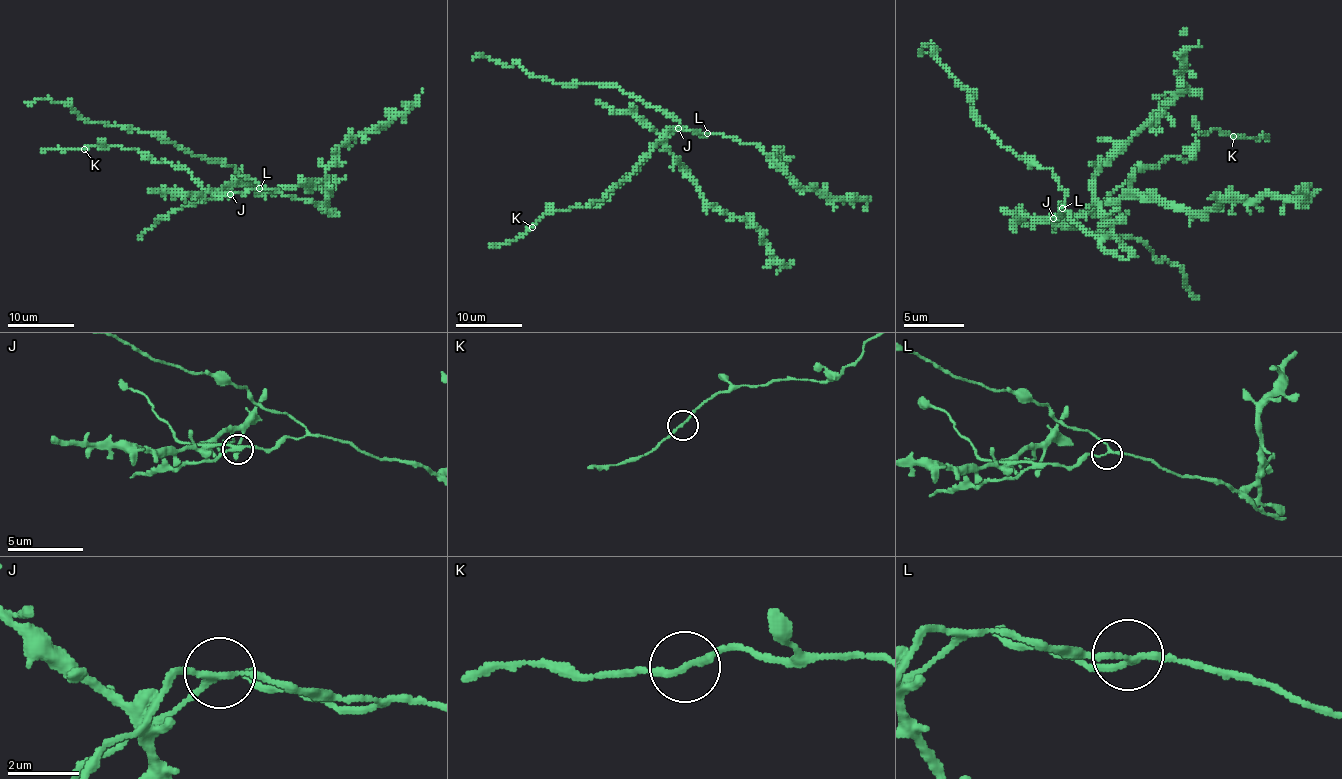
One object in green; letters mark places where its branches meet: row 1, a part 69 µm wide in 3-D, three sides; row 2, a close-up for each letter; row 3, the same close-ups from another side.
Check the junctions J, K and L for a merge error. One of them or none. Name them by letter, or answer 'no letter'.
J

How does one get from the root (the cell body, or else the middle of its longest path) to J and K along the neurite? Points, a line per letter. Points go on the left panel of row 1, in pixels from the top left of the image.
J: (258, 183), (258, 188), (249, 188), (244, 193), (229, 193)
K: (258, 183), (244, 193), (206, 192), (186, 168), (153, 162), (142, 152), (84, 148)

